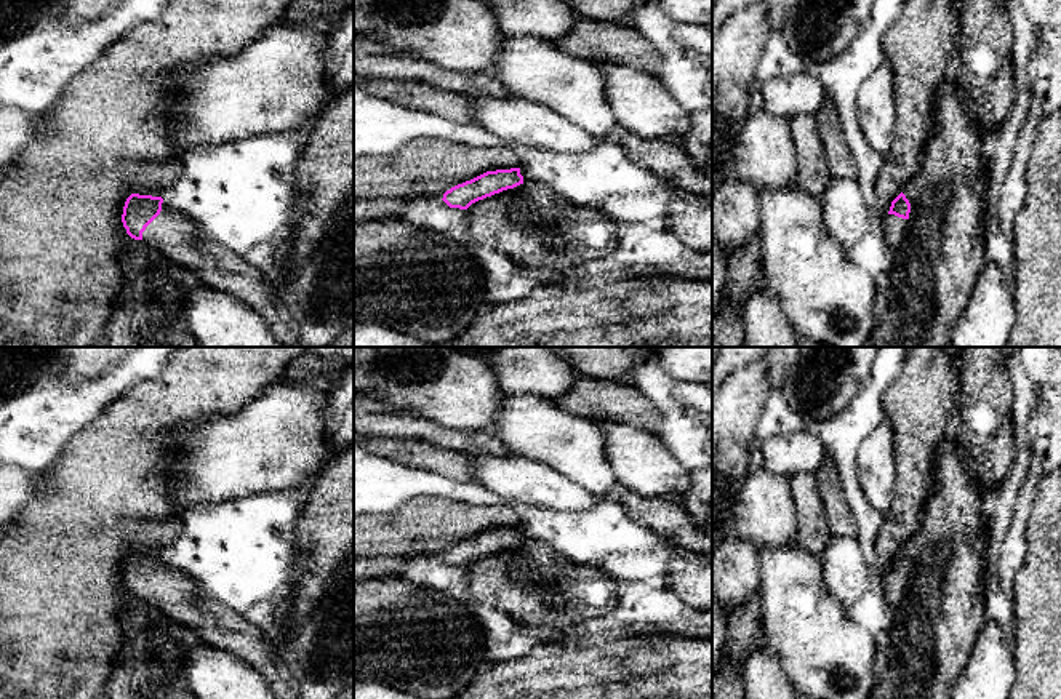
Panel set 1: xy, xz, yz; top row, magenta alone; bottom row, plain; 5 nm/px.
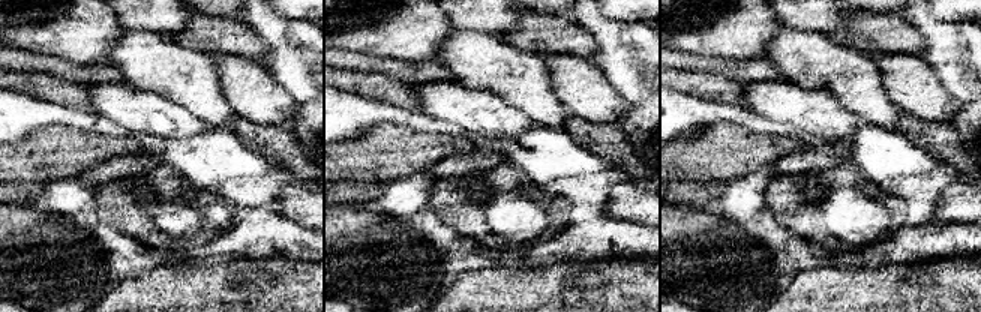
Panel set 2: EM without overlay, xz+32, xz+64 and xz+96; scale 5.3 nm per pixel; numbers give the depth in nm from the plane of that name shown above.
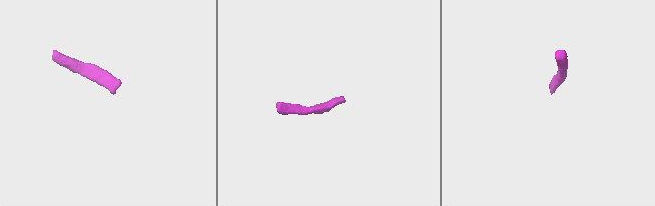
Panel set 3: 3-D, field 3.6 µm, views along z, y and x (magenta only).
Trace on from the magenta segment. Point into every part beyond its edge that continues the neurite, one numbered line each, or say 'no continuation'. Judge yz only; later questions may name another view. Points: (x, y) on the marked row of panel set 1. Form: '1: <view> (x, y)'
1: yz (893, 227)

